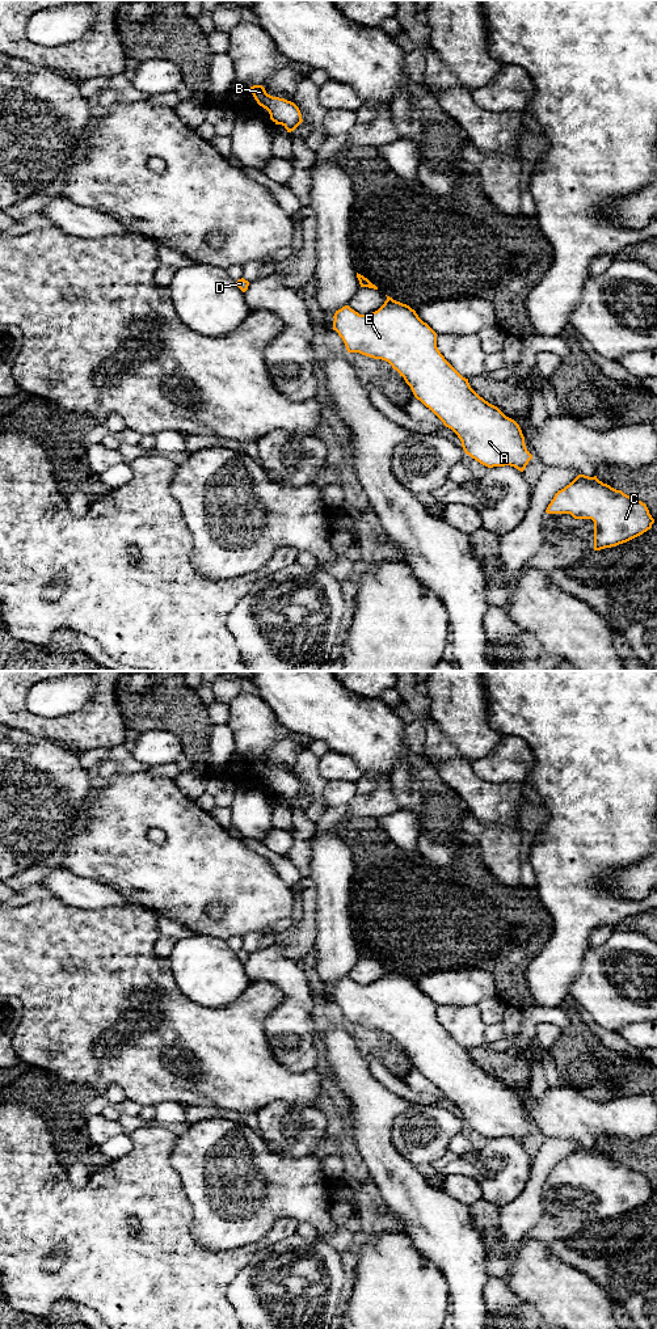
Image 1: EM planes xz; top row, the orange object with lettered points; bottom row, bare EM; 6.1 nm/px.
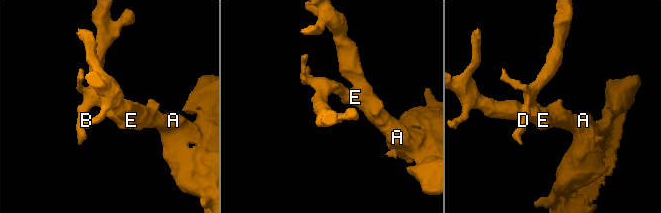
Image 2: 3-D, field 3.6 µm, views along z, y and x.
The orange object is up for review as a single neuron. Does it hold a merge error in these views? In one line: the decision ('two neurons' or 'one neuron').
one neuron

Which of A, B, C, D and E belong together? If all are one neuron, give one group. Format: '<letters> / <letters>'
A B C D E

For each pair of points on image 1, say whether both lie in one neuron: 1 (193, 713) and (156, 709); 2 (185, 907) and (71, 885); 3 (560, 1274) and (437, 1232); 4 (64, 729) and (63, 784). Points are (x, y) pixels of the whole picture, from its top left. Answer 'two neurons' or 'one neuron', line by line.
1: one neuron
2: two neurons
3: two neurons
4: two neurons

